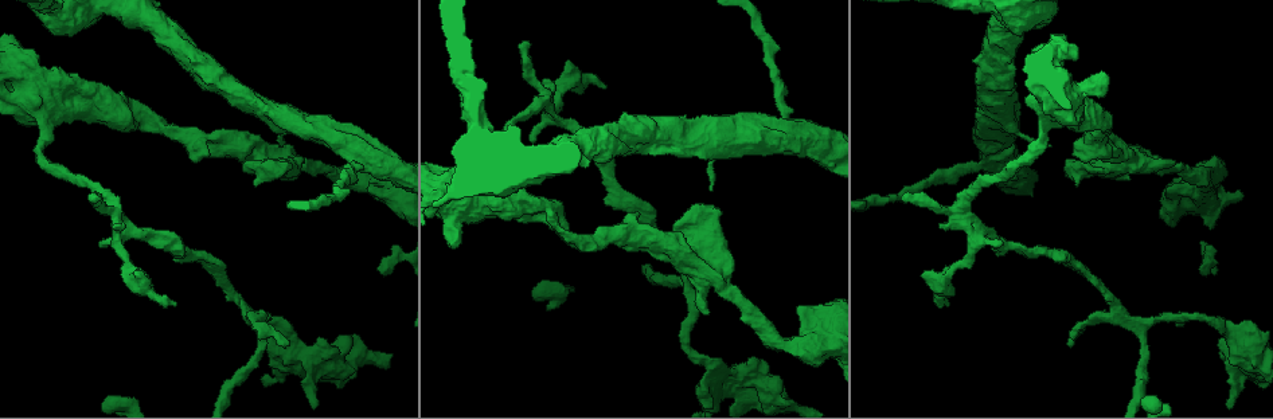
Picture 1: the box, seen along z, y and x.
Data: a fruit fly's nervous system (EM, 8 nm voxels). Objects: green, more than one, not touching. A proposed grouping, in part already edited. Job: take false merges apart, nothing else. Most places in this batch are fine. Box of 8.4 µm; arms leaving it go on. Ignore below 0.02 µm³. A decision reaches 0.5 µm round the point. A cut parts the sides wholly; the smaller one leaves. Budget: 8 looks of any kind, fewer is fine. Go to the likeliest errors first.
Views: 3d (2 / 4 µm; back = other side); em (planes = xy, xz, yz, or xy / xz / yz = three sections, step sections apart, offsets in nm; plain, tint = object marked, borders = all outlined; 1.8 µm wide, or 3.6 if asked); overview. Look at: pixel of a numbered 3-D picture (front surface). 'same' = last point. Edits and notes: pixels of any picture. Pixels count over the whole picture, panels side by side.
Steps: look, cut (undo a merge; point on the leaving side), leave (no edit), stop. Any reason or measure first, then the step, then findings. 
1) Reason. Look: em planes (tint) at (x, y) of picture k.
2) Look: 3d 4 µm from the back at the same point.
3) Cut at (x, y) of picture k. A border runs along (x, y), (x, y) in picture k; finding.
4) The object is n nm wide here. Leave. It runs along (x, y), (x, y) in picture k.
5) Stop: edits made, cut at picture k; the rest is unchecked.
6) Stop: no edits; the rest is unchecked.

Sudden change in width. Look: 3d 4 µm at (63, 106) of picture 1.

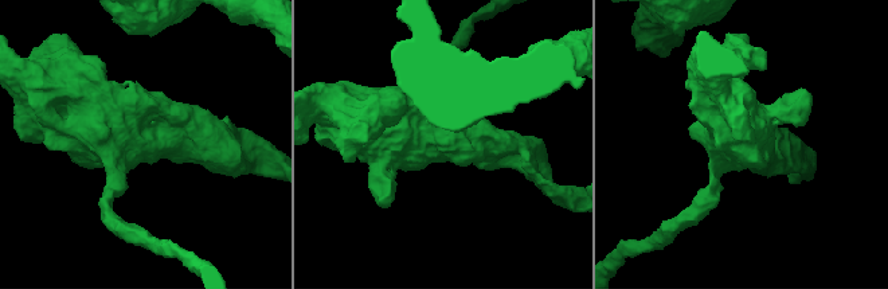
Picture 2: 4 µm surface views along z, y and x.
Now the EM. Look: em 3.6 µm yz step 4 (tint) at (145, 137) of picture 2.

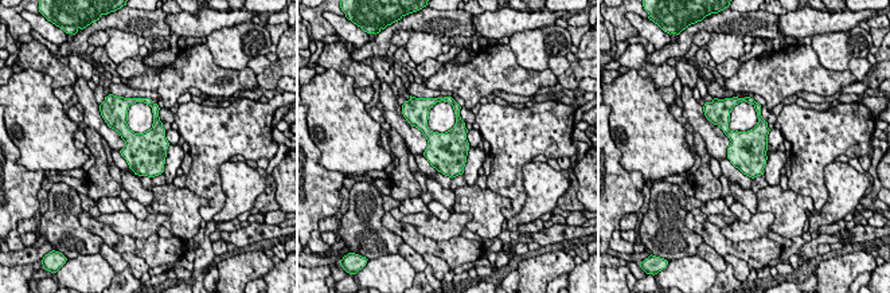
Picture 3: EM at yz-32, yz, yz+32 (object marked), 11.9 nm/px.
Another direction. Look: em 3.6 µm planes (tint) at the same point.

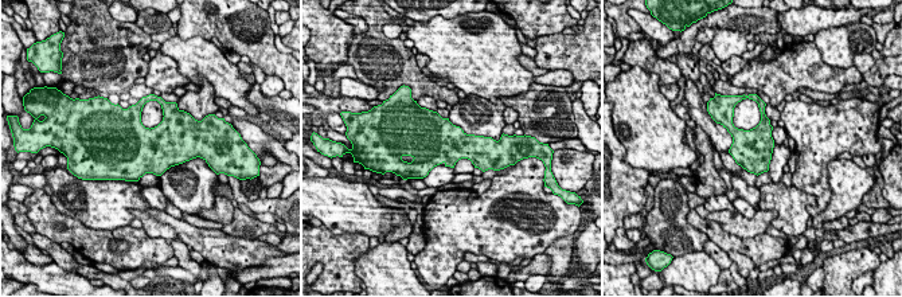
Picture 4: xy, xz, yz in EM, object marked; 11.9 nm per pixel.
Leave. Continuous, no second neuron.

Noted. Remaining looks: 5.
Abrupt turn. Look: em planes (tint) at (972, 236) of picture 1.

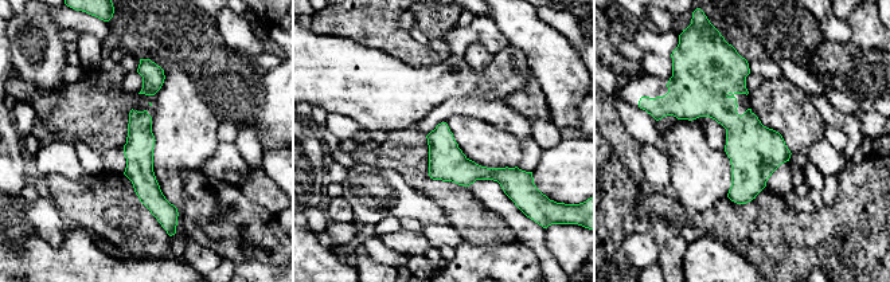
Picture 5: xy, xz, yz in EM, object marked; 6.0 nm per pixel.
Leave. One neuron here.

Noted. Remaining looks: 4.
Four arms meet. Look: em planes (borders) at (1136, 324) of picture 1.

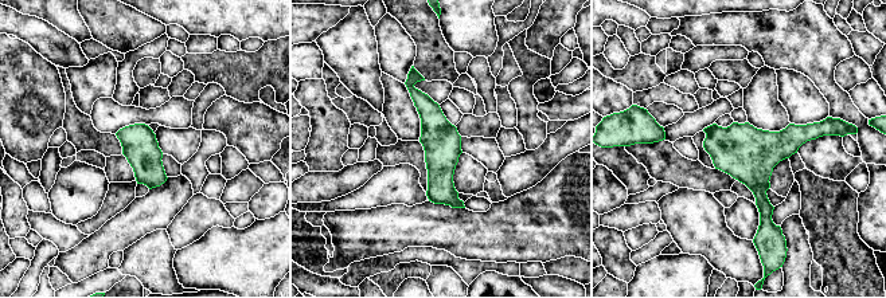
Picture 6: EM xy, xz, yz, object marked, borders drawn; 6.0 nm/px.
Leave. It runs along (413, 73), (460, 204) in picture 6; all the same neuron.

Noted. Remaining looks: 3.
Stop: no edits; the rest is unchecked.

